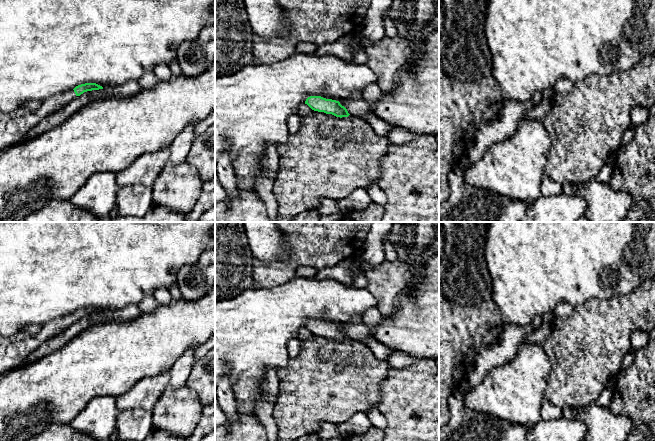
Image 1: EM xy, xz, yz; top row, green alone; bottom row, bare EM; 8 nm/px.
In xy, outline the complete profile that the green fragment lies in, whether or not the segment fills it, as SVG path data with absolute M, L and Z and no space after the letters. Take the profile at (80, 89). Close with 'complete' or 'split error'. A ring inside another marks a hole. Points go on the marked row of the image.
M85 83L42 102L41 107L36 111L30 111L24 107L17 108L11 113L0 110L0 152L21 141L25 134L43 118L63 107L75 97L84 92L99 89L103 89L103 87L96 83Z | split error

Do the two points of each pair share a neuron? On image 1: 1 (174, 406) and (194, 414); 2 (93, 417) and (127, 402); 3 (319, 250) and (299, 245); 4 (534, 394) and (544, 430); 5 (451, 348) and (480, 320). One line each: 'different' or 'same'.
1: same
2: different
3: same
4: different
5: same

